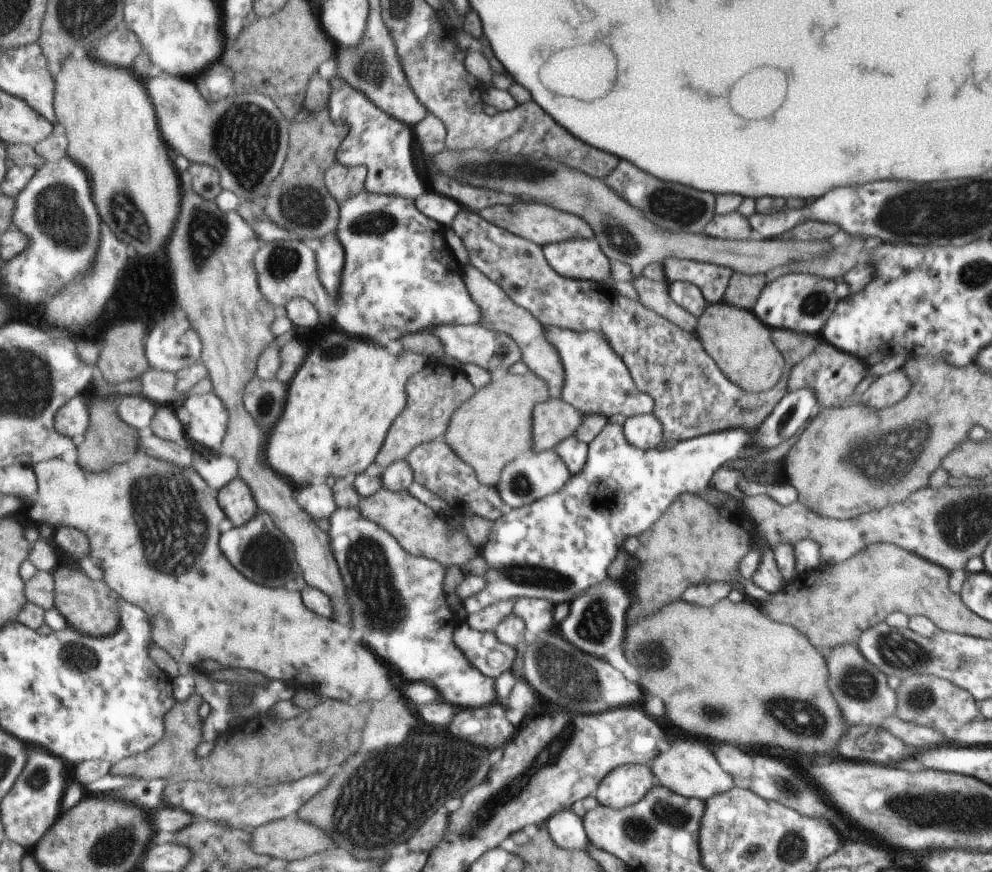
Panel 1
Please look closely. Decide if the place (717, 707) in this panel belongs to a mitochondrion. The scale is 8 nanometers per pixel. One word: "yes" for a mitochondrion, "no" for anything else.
yes

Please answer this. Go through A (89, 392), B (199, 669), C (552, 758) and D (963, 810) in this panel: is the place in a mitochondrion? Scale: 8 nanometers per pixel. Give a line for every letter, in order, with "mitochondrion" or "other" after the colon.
A: other
B: other
C: other
D: mitochondrion

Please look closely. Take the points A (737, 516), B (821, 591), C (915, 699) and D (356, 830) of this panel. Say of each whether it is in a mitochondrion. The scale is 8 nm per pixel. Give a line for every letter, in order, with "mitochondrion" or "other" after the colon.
A: other
B: other
C: mitochondrion
D: mitochondrion

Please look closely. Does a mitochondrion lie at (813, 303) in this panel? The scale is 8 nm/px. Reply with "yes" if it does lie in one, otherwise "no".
yes

